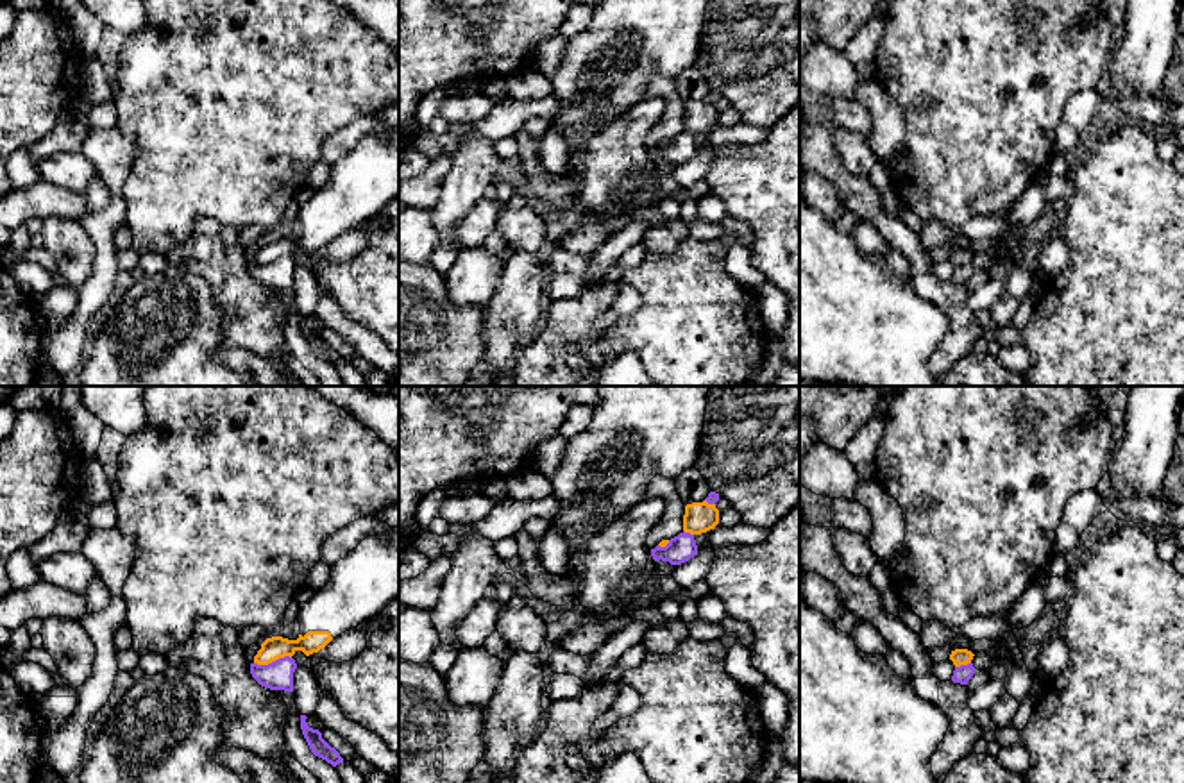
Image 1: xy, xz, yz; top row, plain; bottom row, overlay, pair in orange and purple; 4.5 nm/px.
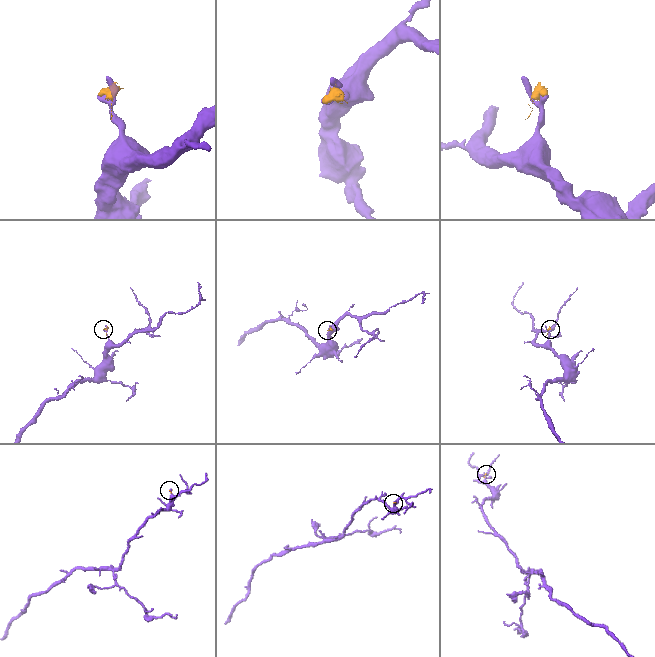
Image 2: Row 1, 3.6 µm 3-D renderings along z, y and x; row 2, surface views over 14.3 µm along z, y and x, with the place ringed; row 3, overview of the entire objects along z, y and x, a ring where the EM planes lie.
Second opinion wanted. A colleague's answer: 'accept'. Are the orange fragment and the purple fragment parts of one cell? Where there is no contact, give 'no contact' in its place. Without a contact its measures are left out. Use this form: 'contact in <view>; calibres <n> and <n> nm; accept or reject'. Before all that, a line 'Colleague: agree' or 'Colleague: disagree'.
Colleague: disagree
contact in xy; calibres 100 and 130 nm; reject

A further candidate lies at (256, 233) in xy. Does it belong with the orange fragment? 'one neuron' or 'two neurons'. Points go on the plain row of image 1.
two neurons

